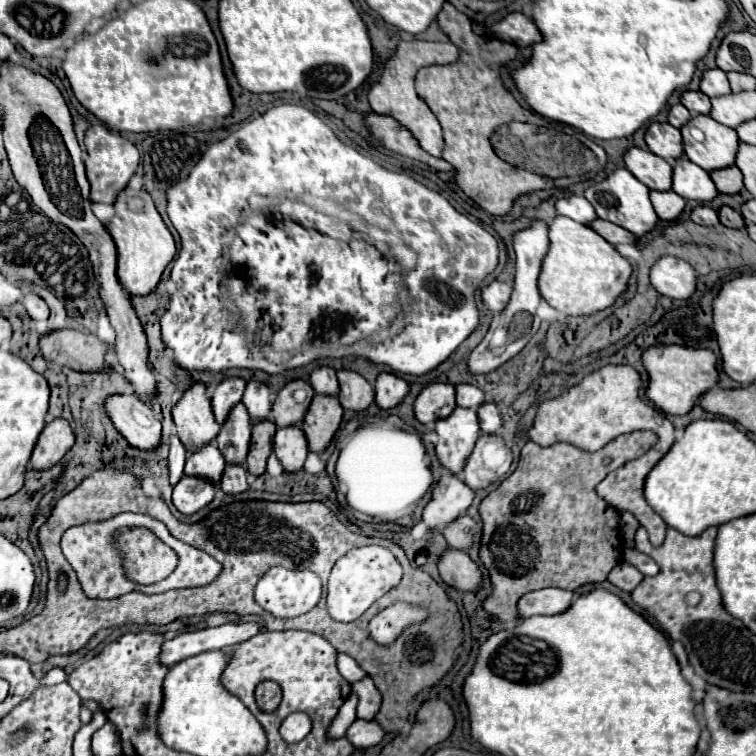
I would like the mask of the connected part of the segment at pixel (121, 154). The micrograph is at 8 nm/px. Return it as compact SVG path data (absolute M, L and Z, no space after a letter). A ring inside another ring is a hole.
M92 125L84 135L84 145L88 151L86 173L90 181L90 201L92 203L114 203L118 193L128 185L130 177L138 169L138 163L140 163L138 149L128 139L112 133L104 125Z

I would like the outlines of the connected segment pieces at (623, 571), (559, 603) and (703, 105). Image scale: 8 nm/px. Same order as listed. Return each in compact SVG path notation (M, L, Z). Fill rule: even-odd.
M618 563L612 571L610 571L610 575L608 575L608 581L612 583L612 585L616 585L618 589L622 589L622 591L632 591L632 587L638 583L642 579L642 575L640 575L640 571L636 571L634 567L630 567L628 563Z
M550 587L550 589L532 591L520 597L520 601L516 603L518 617L526 619L532 615L556 615L568 609L570 601L572 601L572 591L566 591L566 589Z
M684 91L684 93L680 95L680 101L682 101L682 105L684 105L692 115L696 115L696 113L708 115L708 111L710 111L708 95L704 95L702 91Z

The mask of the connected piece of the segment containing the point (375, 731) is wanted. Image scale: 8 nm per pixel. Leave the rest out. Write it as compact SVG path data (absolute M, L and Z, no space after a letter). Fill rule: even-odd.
M356 719L346 731L346 739L358 749L366 749L366 747L372 747L372 745L378 745L382 741L382 737L384 737L384 731L378 727L376 721Z

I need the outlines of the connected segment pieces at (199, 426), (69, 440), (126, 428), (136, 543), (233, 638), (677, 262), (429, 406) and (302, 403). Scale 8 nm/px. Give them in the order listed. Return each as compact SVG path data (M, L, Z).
M202 381L192 383L172 409L172 419L180 441L186 451L196 451L206 443L212 443L220 425L214 419L210 397Z
M64 419L50 421L36 441L36 447L30 459L32 469L44 471L44 469L54 467L72 445L74 445L74 433L68 421Z
M112 393L104 399L104 411L120 435L138 449L154 449L160 441L160 421L156 419L146 401L138 395Z
M120 529L114 547L122 555L124 575L136 585L152 585L166 579L176 565L176 551L162 543L150 529Z
M226 623L214 629L184 633L170 641L164 641L158 661L166 667L172 667L192 655L238 645L248 637L254 637L258 631L260 627L256 623Z
M660 257L650 267L650 283L664 297L688 299L694 293L696 277L694 269L676 257Z
M430 383L414 399L414 417L432 427L438 417L446 417L456 407L454 387L450 383Z
M294 379L290 383L286 383L272 405L272 421L276 423L276 427L290 427L290 425L300 425L304 419L304 413L312 401L314 389L310 387L310 383L302 381L302 379Z

